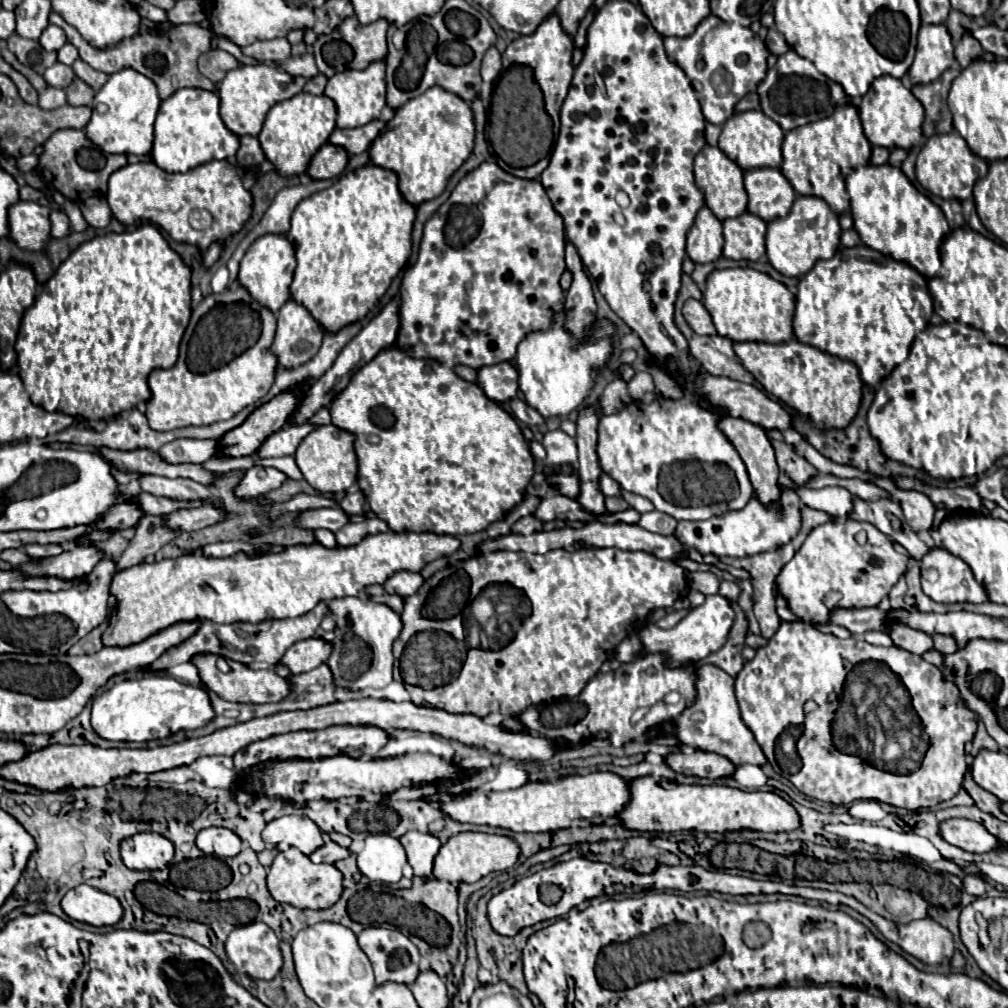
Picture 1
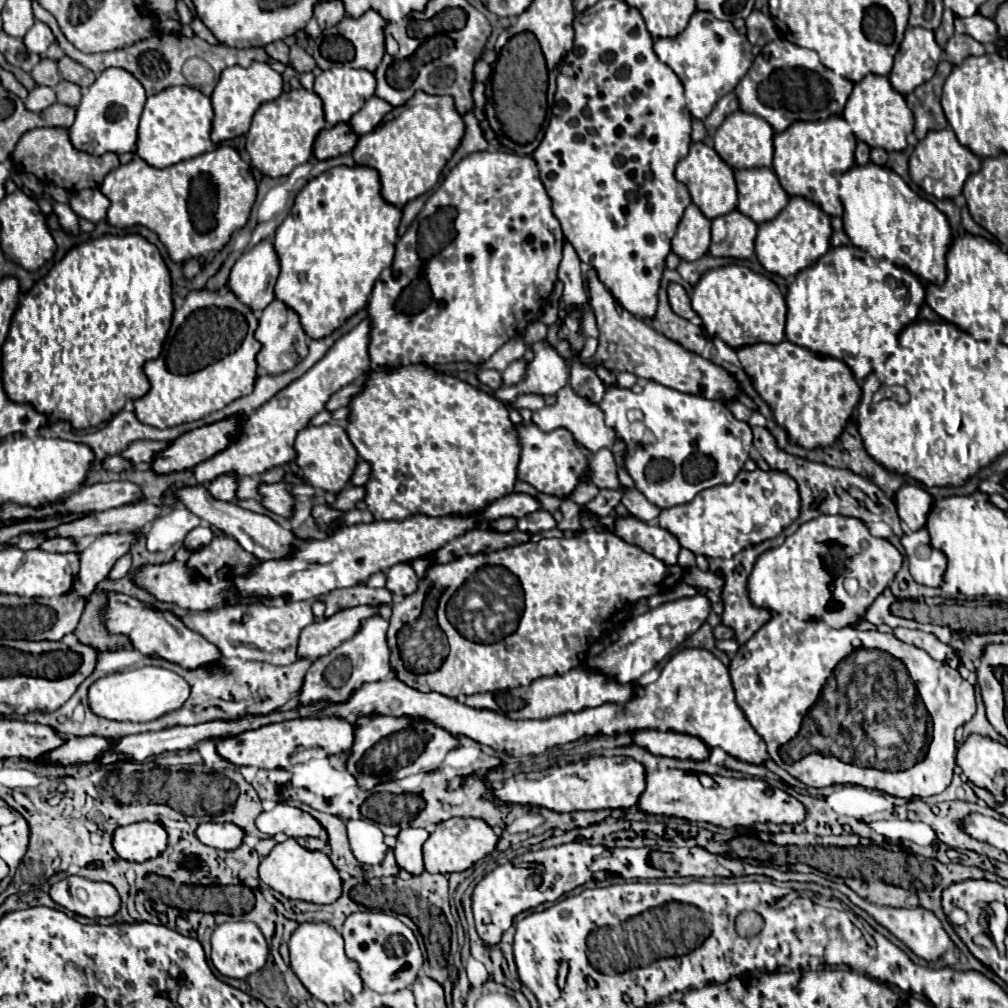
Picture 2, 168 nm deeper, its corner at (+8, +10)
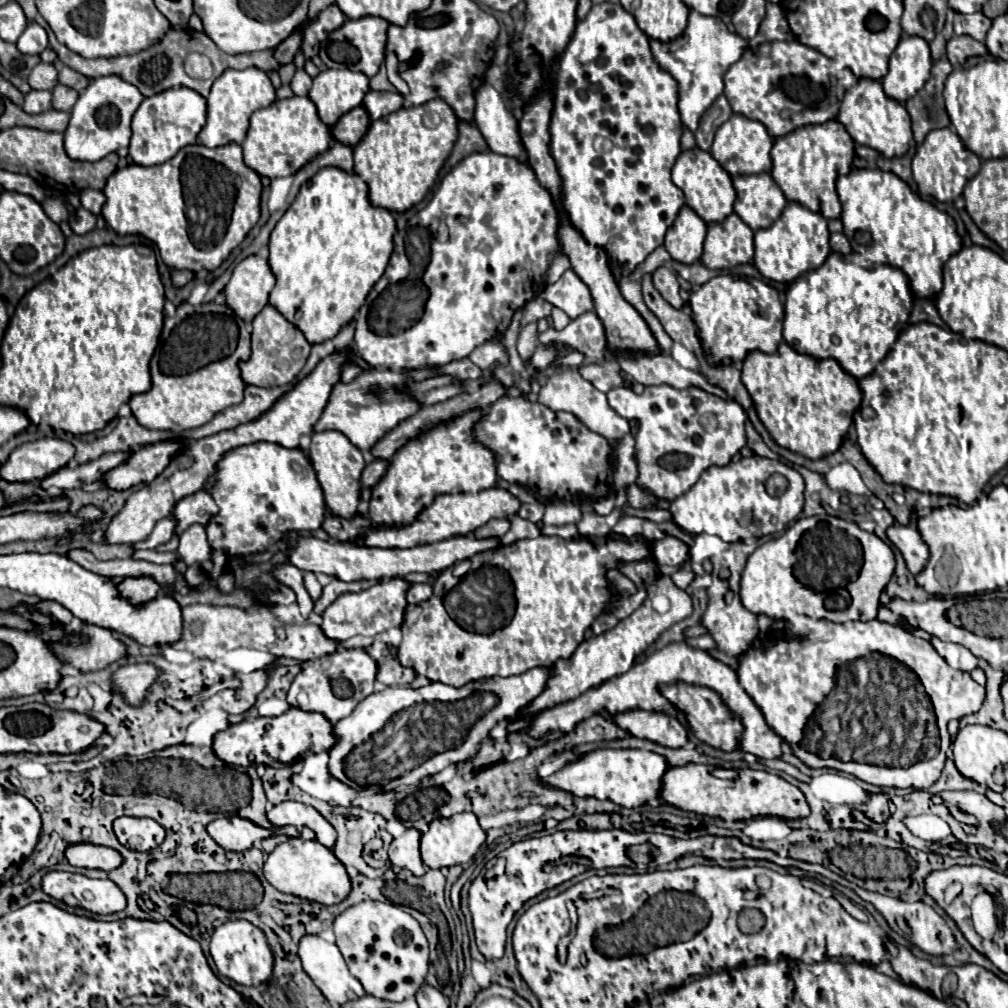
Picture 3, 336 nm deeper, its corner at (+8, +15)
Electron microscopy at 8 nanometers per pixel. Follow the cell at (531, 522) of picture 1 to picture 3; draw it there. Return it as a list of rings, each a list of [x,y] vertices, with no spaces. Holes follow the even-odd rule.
[[[504,518],[504,520],[490,520],[488,524],[480,526],[474,536],[476,538],[488,538],[488,536],[496,536],[496,538],[502,538],[510,528],[510,520]]]

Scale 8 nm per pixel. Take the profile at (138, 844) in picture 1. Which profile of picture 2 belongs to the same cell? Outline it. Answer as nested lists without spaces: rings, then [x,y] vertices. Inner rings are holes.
[[[140,821],[114,831],[114,849],[126,861],[148,861],[166,849],[166,831],[160,823]]]

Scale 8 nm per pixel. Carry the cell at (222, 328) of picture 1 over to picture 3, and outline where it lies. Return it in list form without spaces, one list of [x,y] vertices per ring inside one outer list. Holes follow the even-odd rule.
[[[182,302],[176,308],[176,316],[164,320],[160,344],[150,360],[152,388],[144,394],[132,396],[128,402],[136,420],[150,430],[172,430],[180,434],[188,428],[206,424],[220,410],[242,402],[246,384],[242,380],[240,364],[246,362],[250,356],[250,338],[252,338],[252,326],[240,320],[226,304],[208,302],[192,306],[188,302]]]

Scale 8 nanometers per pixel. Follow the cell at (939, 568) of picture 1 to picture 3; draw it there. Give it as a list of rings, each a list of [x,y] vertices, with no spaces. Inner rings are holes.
[[[890,526],[886,530],[888,538],[892,540],[892,544],[902,552],[904,560],[906,560],[906,566],[912,574],[916,572],[922,572],[924,570],[924,564],[928,564],[928,544],[924,544],[920,532],[912,526]]]

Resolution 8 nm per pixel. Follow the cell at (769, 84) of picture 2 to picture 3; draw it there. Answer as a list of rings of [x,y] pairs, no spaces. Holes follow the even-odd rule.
[[[798,40],[764,42],[758,48],[748,48],[724,74],[724,96],[736,114],[762,122],[770,136],[778,138],[794,128],[836,118],[846,88],[856,80],[848,68],[838,70],[836,62]]]

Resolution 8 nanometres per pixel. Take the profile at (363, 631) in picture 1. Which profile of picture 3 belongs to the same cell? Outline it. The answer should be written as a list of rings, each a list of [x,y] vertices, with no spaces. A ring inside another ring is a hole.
[[[358,646],[348,650],[336,650],[328,656],[308,662],[306,668],[302,668],[302,672],[294,678],[288,690],[288,702],[290,706],[296,706],[300,710],[322,712],[334,724],[346,718],[356,708],[358,702],[362,702],[368,694],[372,694],[376,672],[378,662],[370,658],[366,648]]]

